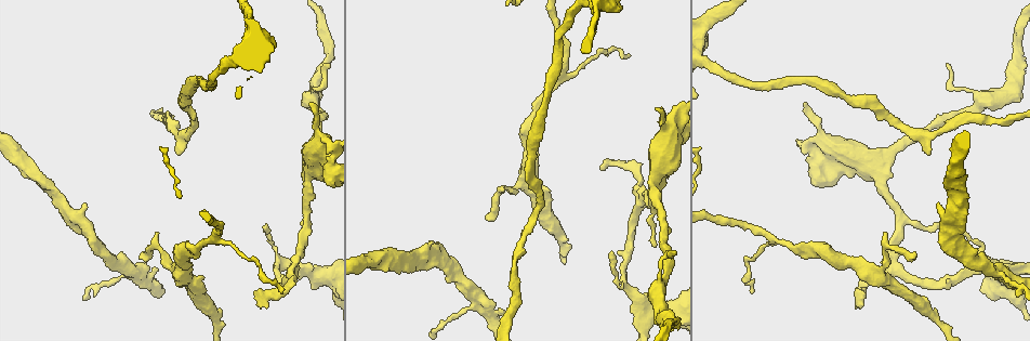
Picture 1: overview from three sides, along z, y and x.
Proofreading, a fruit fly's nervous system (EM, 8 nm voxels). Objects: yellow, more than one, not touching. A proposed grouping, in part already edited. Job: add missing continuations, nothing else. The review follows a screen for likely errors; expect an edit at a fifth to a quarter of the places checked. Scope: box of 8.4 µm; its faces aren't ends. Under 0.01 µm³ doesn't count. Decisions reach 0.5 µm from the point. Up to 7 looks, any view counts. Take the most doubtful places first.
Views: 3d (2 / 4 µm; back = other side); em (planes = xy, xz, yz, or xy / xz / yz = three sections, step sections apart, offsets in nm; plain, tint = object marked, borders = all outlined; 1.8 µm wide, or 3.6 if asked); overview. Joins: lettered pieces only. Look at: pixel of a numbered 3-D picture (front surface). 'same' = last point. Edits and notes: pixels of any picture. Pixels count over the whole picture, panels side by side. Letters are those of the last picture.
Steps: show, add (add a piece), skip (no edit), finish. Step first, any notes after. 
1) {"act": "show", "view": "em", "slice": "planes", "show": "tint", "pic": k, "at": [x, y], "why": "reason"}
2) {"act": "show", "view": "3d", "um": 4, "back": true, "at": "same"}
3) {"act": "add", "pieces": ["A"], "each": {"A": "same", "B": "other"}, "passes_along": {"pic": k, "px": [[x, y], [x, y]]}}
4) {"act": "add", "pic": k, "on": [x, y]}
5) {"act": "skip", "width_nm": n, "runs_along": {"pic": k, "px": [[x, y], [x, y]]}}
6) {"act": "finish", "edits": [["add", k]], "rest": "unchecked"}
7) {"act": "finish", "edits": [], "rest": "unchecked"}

{"act": "show", "view": "em", "slice": "planes", "show": "borders", "pic": 1, "at": [487, 216], "why": "thin end"}

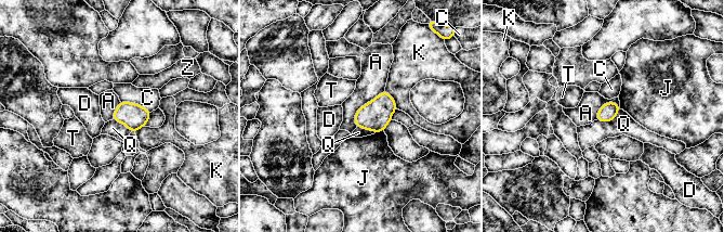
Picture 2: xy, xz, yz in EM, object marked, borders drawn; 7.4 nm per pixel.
{"act": "skip", "each": {"A": "other", "C": "other", "D": "other", "J": "other", "K": "other", "Q": "other", "T": "other", "Z": "other"}, "found": "no lettered piece goes on from it"}

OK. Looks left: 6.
{"act": "show", "view": "em", "slice": "planes", "show": "borders", "pic": 1, "at": [861, 291], "why": "tapers out"}

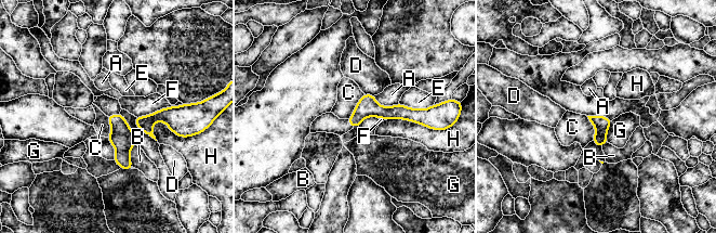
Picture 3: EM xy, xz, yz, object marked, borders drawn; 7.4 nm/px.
{"act": "skip", "width_nm": 110, "each": {"A": "other", "B": "other", "C": "other", "D": "other", "E": "other", "F": "other", "G": "other", "H": "other"}, "border": {"pic": 3, "px": [[365, 94], [347, 118]]}, "found": "none of them fits"}

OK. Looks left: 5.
{"act": "show", "view": "3d", "um": 4, "pic": 1, "at": [282, 292], "why": "free end"}

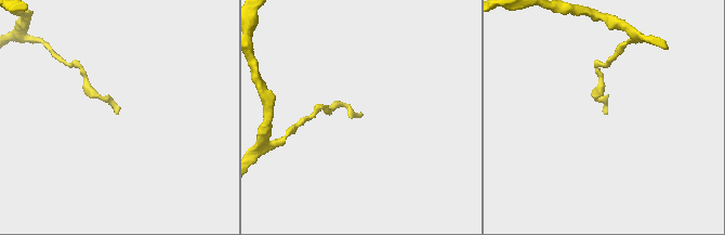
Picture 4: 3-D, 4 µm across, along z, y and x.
{"act": "show", "view": "em", "slice": "planes", "show": "borders", "pic": 4, "at": [357, 114], "why": "need the tissue"}

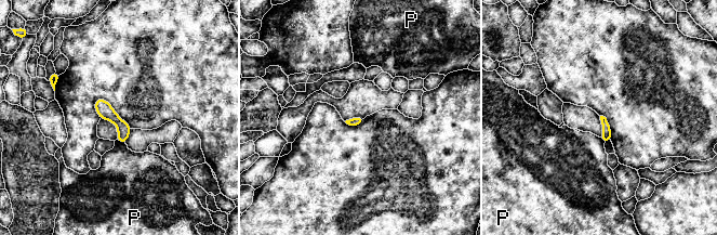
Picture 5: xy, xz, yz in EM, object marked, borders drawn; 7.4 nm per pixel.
{"act": "skip", "width_nm": 60, "each": {"P": "other"}, "runs_along": {"pic": 5, "px": [[97, 103], [123, 128], [123, 139]]}, "found": "none of them fits"}

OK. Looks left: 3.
{"act": "finish", "edits": [], "rest": "unchecked"}

